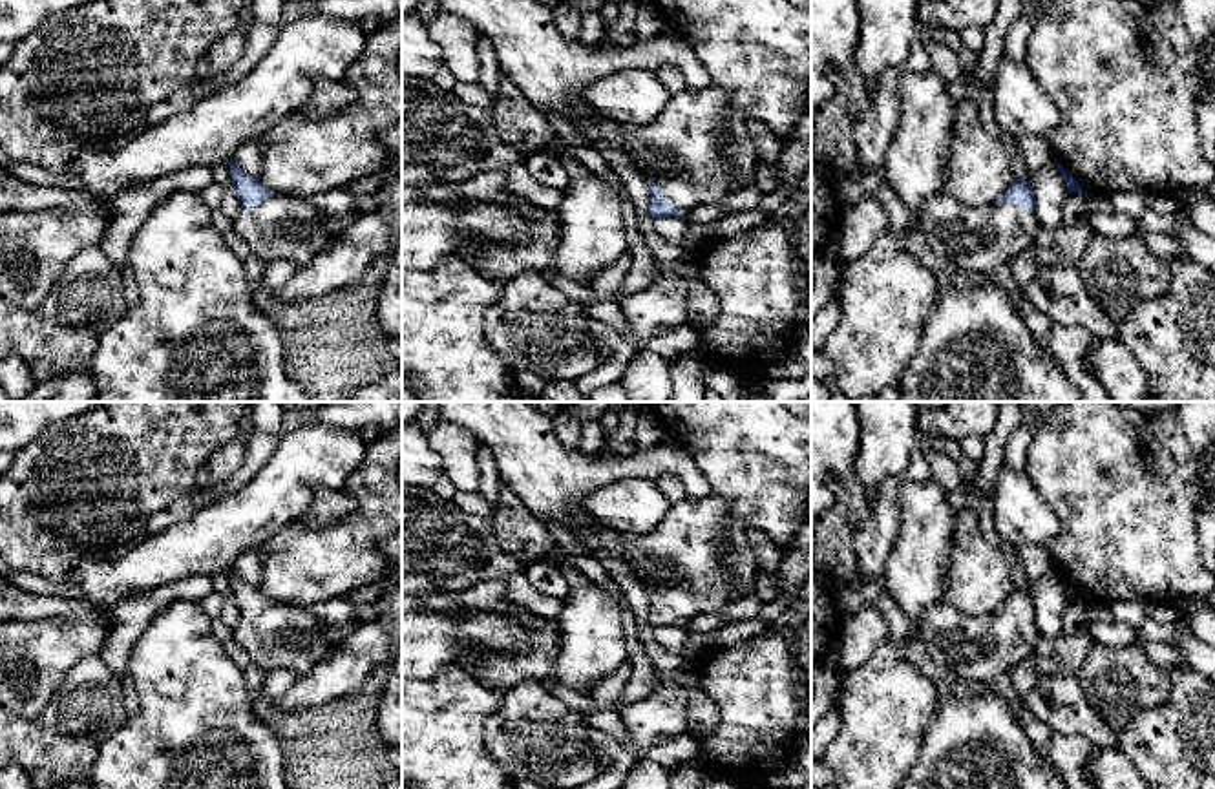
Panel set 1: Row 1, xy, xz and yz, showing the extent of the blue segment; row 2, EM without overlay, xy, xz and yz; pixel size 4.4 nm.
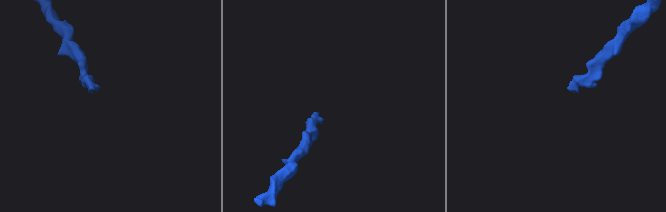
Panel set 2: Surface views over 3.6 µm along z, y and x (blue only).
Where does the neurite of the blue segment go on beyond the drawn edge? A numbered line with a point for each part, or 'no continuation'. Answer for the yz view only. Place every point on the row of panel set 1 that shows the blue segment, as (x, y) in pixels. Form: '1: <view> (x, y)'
1: yz (978, 241)

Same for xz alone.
1: xz (713, 154)

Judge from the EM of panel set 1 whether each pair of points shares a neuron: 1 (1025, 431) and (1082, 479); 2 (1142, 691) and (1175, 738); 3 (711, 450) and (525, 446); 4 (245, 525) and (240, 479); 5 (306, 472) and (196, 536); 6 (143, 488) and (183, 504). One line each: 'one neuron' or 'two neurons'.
1: two neurons
2: two neurons
3: two neurons
4: two neurons
5: one neuron
6: two neurons

